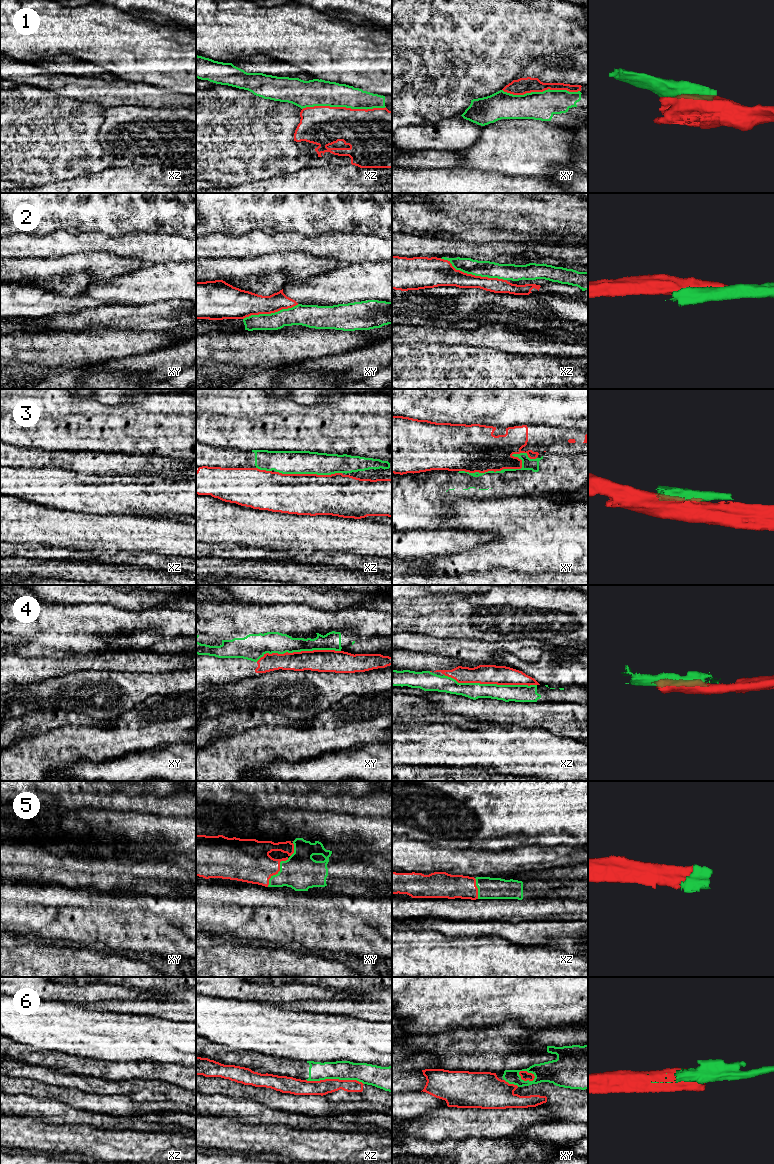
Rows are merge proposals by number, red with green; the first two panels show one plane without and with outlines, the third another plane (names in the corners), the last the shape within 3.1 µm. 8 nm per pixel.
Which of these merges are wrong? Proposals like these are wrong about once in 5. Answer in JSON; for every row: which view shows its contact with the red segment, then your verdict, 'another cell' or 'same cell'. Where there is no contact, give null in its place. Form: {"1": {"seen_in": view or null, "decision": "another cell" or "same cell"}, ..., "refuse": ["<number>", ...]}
{"1": {"seen_in": "xz", "decision": "another cell"}, "2": {"seen_in": "xz", "decision": "another cell"}, "3": {"seen_in": "xy", "decision": "another cell"}, "4": {"seen_in": "xz", "decision": "another cell"}, "5": {"seen_in": "xy", "decision": "same cell"}, "6": {"seen_in": "xz", "decision": "another cell"}, "refuse": ["1", "2", "3", "4", "6"]}

